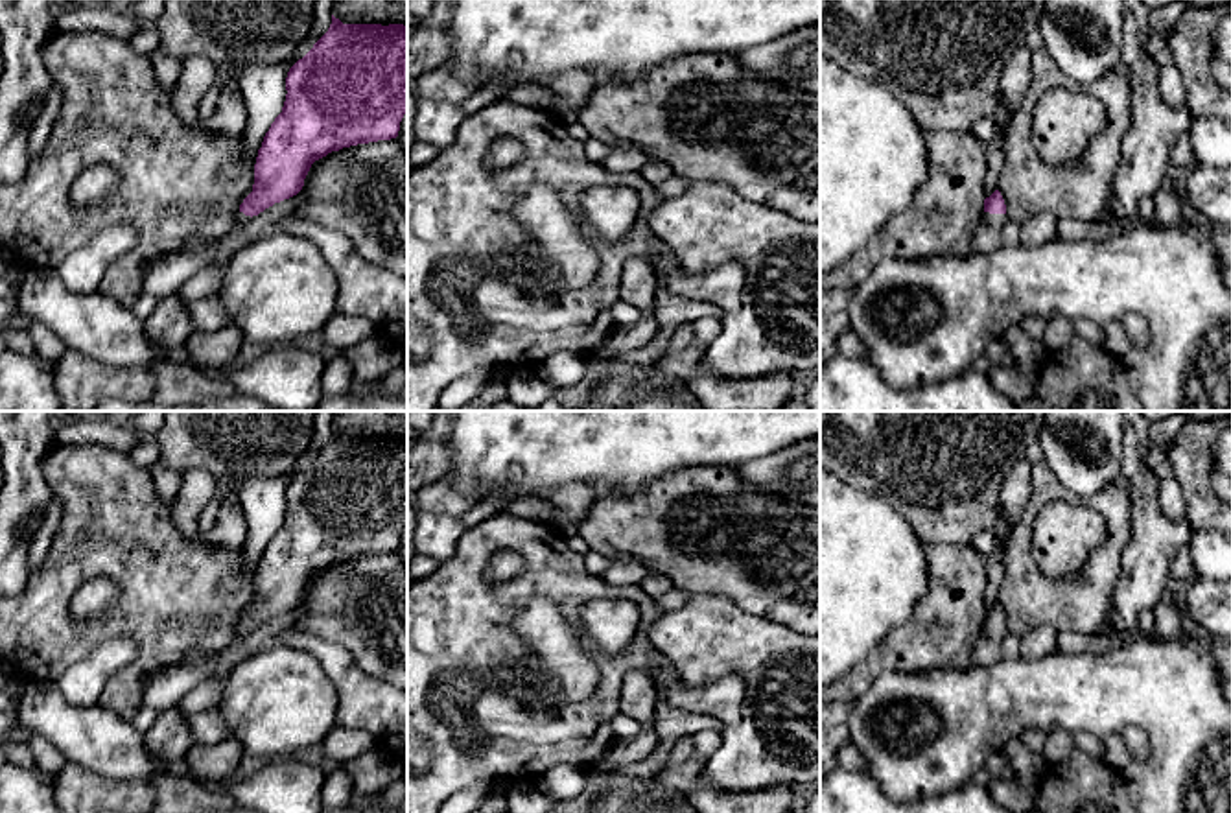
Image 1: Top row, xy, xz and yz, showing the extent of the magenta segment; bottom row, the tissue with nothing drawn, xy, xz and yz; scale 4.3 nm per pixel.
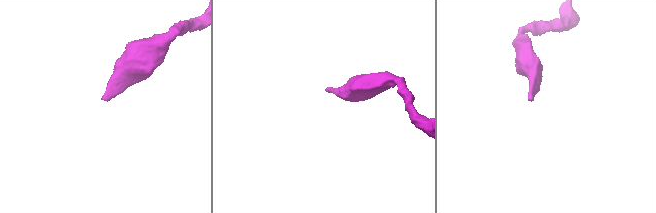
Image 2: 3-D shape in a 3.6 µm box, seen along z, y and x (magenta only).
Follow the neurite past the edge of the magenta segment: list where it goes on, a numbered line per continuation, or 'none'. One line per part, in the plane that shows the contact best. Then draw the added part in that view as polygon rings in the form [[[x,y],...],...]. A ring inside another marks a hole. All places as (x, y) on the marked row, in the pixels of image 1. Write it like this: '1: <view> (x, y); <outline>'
1: yz (986, 238); [[[982,214],[980,227],[975,230],[969,253],[988,254],[1001,247],[1001,234],[1006,221],[1006,214]]]

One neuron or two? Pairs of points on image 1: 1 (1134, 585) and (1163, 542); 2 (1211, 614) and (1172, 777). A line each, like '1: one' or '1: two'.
1: one
2: two

